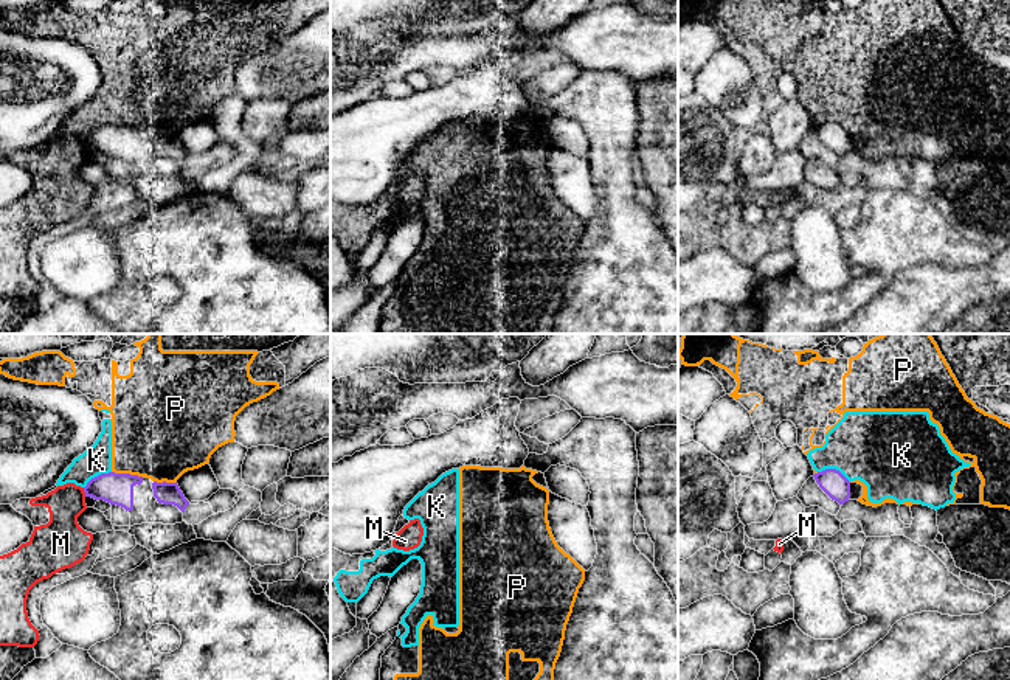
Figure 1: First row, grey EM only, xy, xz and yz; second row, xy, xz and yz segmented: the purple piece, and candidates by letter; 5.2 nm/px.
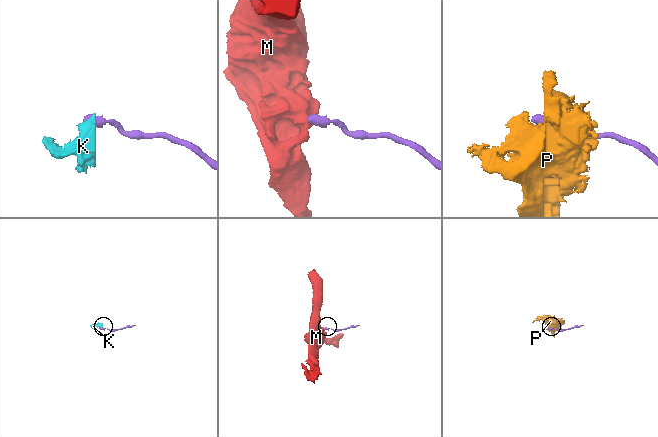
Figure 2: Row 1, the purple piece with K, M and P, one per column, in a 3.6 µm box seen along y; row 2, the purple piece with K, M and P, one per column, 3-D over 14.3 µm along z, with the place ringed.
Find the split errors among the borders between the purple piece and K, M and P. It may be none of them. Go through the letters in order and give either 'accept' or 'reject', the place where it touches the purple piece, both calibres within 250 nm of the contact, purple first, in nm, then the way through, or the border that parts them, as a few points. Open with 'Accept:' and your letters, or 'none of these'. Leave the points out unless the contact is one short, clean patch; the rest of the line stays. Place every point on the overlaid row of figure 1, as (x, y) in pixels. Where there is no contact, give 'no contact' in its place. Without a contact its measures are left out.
Accept: none of these
K: reject; meets purple in yz at (833, 469); 140 nm thick on the purple side, 380 nm on the other
M: reject; meets purple in xy at (84, 491); 160 nm thick on the purple side, 190 nm on the other; border along xy (83, 488), (86, 496)
P: reject; meets purple in xy at (127, 474); 160 nm thick on the purple side, 440 nm on the other

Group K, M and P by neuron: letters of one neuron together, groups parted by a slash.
K P / M

